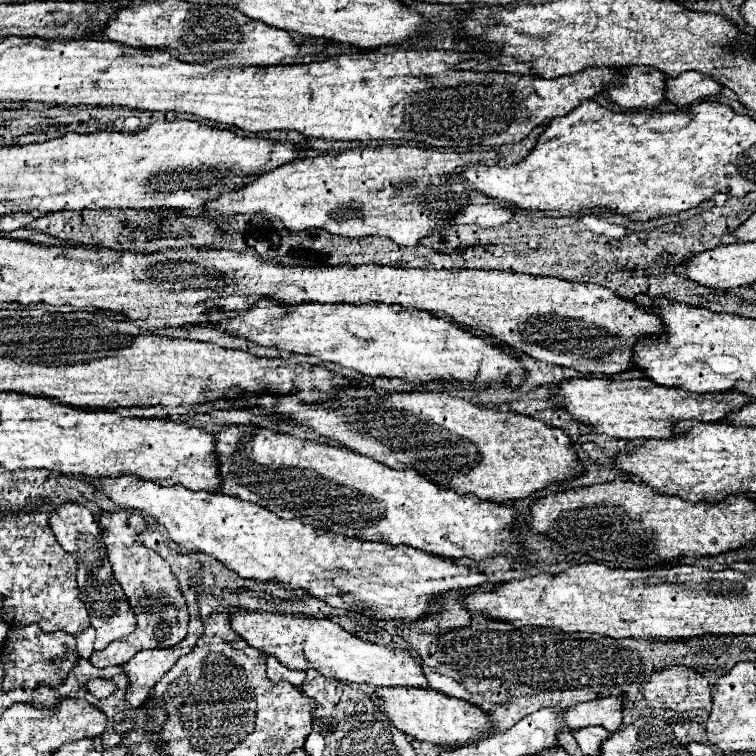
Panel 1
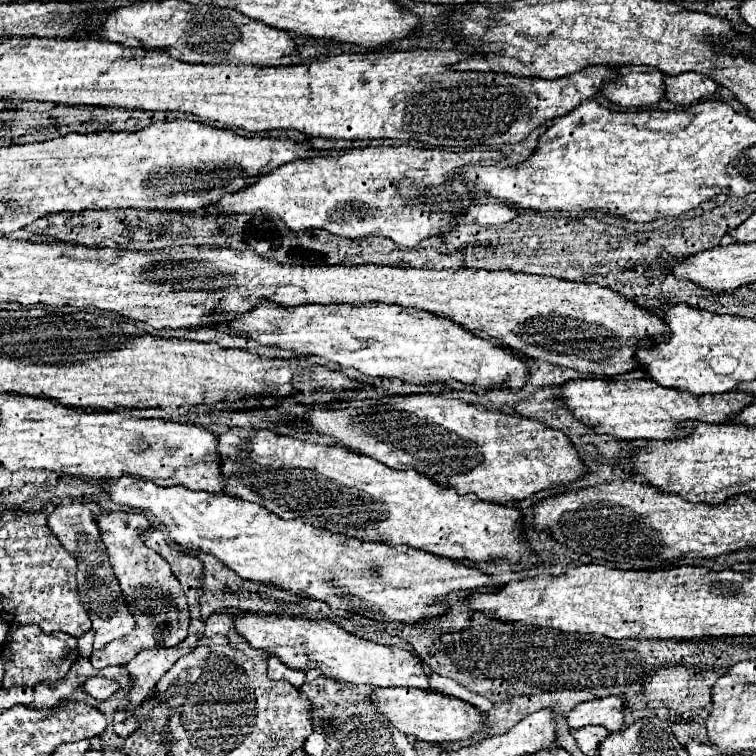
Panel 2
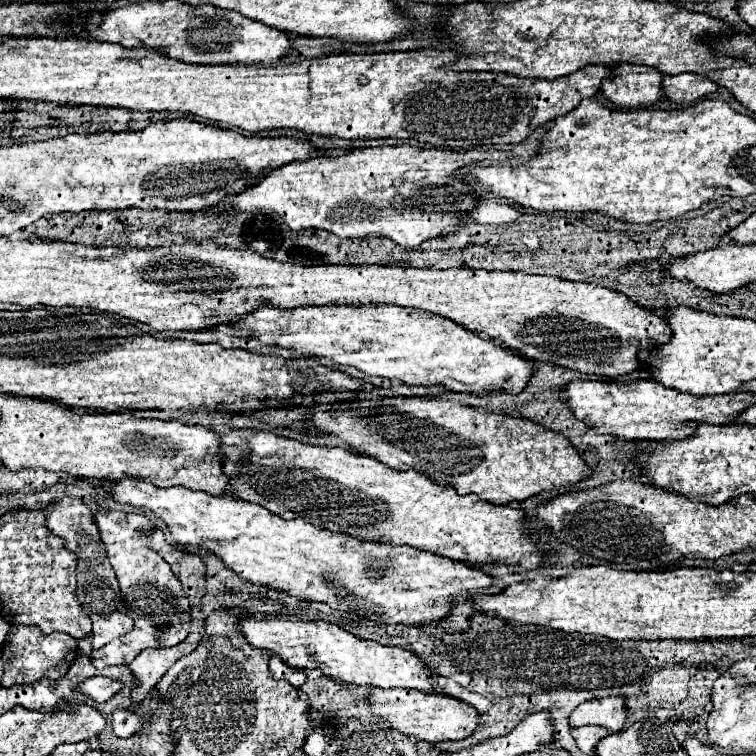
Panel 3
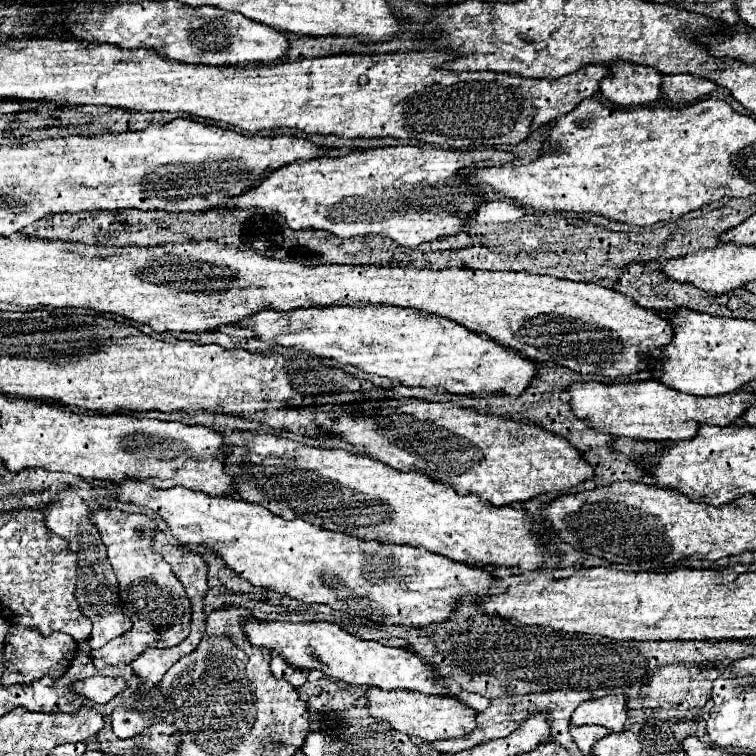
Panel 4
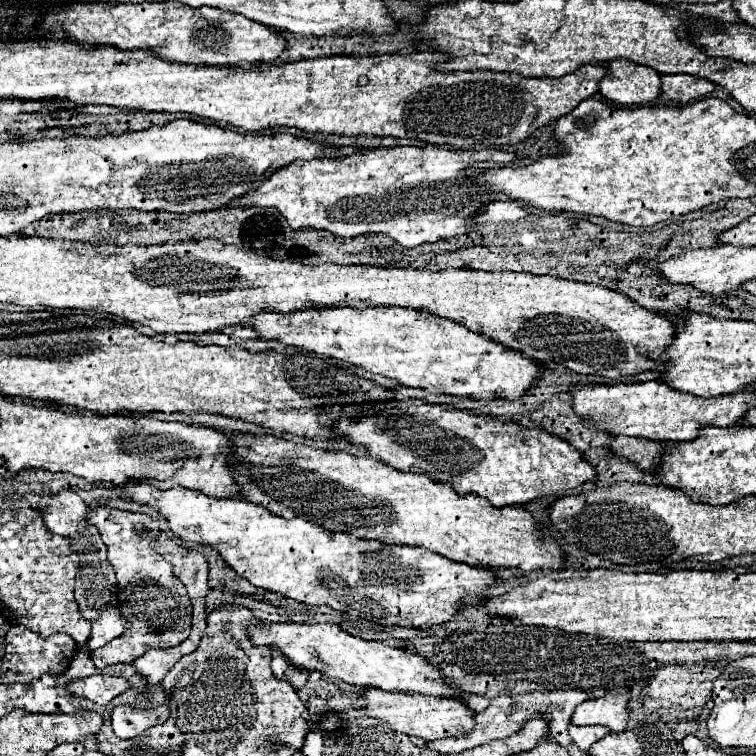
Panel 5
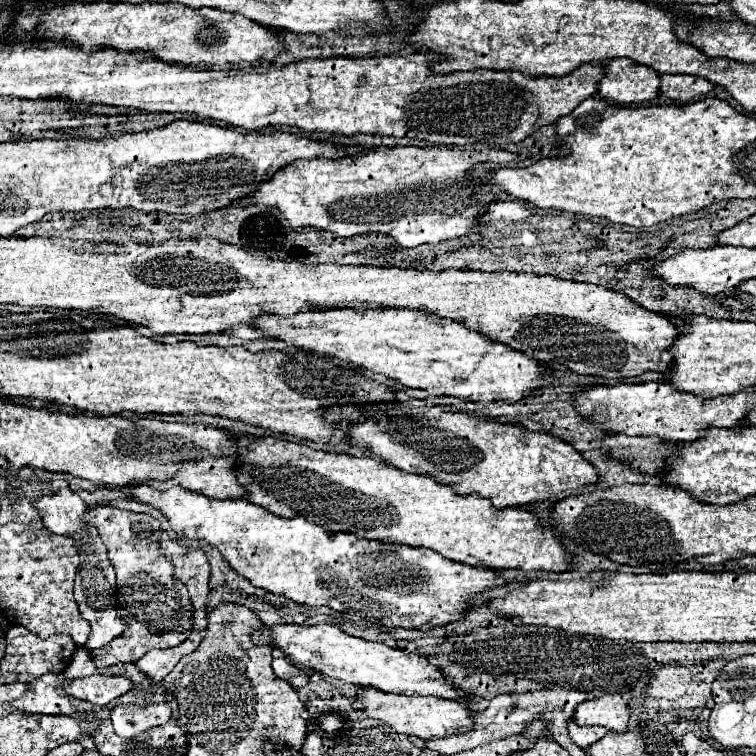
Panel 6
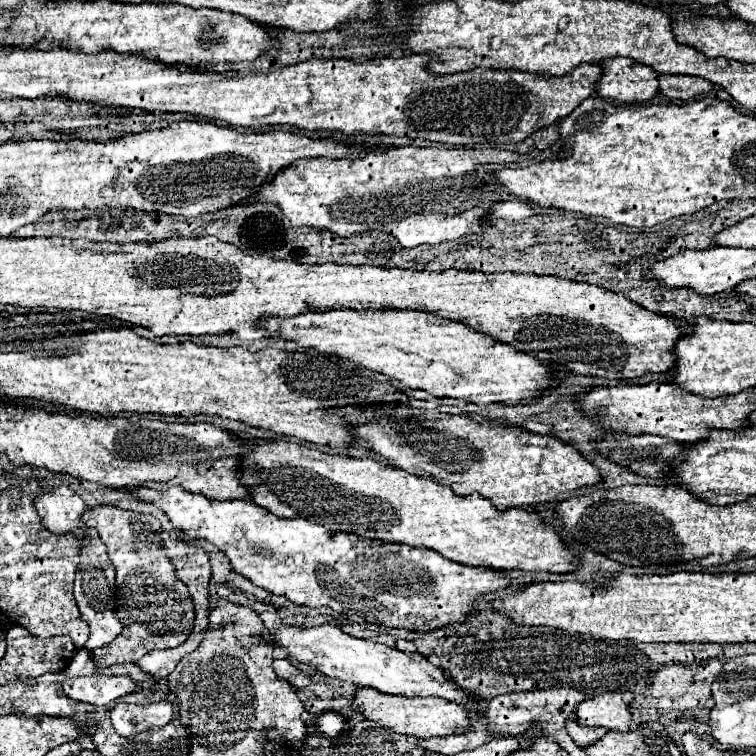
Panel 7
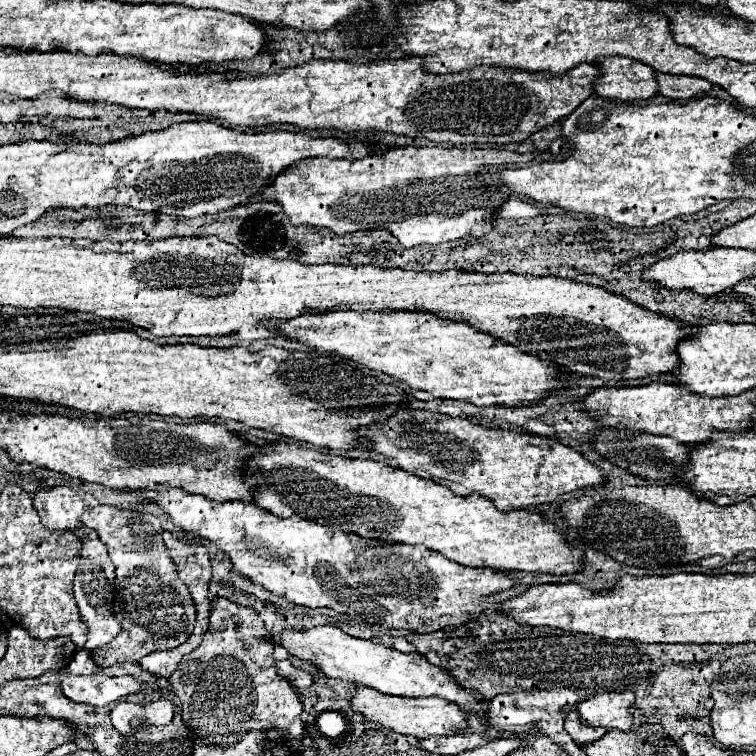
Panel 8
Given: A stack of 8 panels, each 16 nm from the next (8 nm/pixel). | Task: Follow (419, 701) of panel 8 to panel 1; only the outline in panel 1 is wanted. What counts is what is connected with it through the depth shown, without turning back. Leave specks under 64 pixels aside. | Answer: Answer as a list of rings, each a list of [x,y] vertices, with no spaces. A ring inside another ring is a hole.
[[[376,688],[374,702],[378,712],[382,712],[400,732],[414,736],[420,742],[430,744],[462,744],[472,740],[478,734],[488,732],[490,720],[488,714],[482,712],[478,706],[450,698],[436,690],[420,690],[420,688]]]

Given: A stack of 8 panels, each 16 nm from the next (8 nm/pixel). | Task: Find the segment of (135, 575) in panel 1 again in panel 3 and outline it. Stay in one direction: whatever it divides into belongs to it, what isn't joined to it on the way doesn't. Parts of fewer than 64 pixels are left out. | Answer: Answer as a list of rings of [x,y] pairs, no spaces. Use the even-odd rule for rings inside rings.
[[[100,510],[94,514],[94,524],[100,530],[102,542],[106,544],[108,560],[120,582],[120,594],[126,606],[126,612],[134,620],[132,632],[126,636],[108,642],[100,650],[92,650],[92,664],[102,670],[112,664],[128,664],[146,648],[170,648],[180,644],[188,636],[190,628],[190,606],[188,598],[180,586],[180,580],[172,574],[170,564],[148,546],[148,536],[156,530],[156,524],[144,514],[128,514],[118,510]],[[184,604],[186,610],[178,610]],[[154,616],[158,616],[154,620]]]

